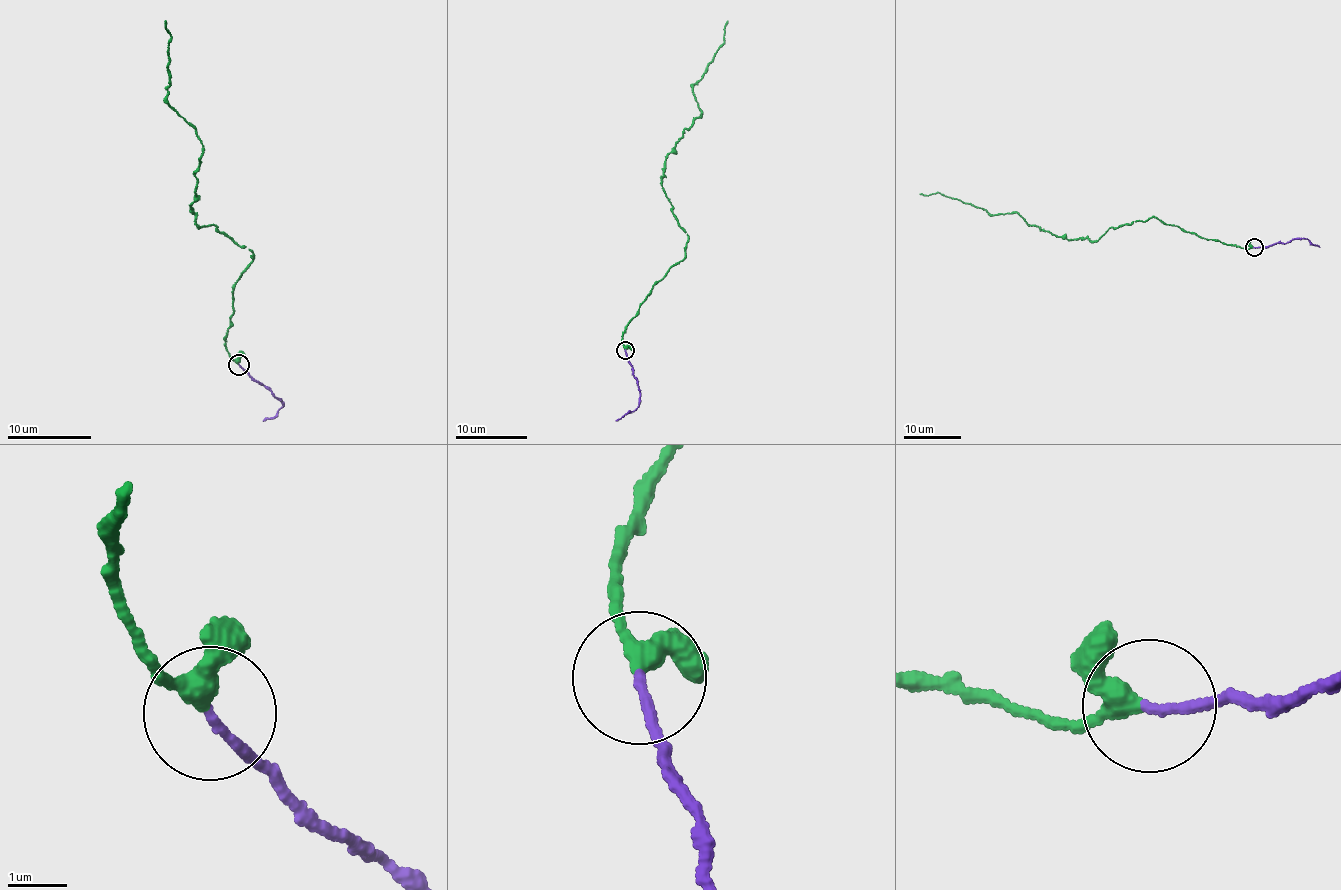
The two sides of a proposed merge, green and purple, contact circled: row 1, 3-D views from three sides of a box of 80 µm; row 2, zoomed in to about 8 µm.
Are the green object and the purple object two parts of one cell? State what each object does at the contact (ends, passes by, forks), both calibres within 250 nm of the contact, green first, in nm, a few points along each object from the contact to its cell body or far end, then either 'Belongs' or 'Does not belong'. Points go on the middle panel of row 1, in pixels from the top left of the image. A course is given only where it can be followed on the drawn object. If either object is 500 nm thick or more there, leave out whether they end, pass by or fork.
At the ring green passes by. At the ring purple ends. Thickness 280 nm (green) against 140 nm. Course of green: (625, 349), (625, 327), (684, 256), (663, 164), (701, 117), (694, 83), (728, 20). Course of purple: (625, 349), (637, 383), (640, 403), (615, 420). Belongs

